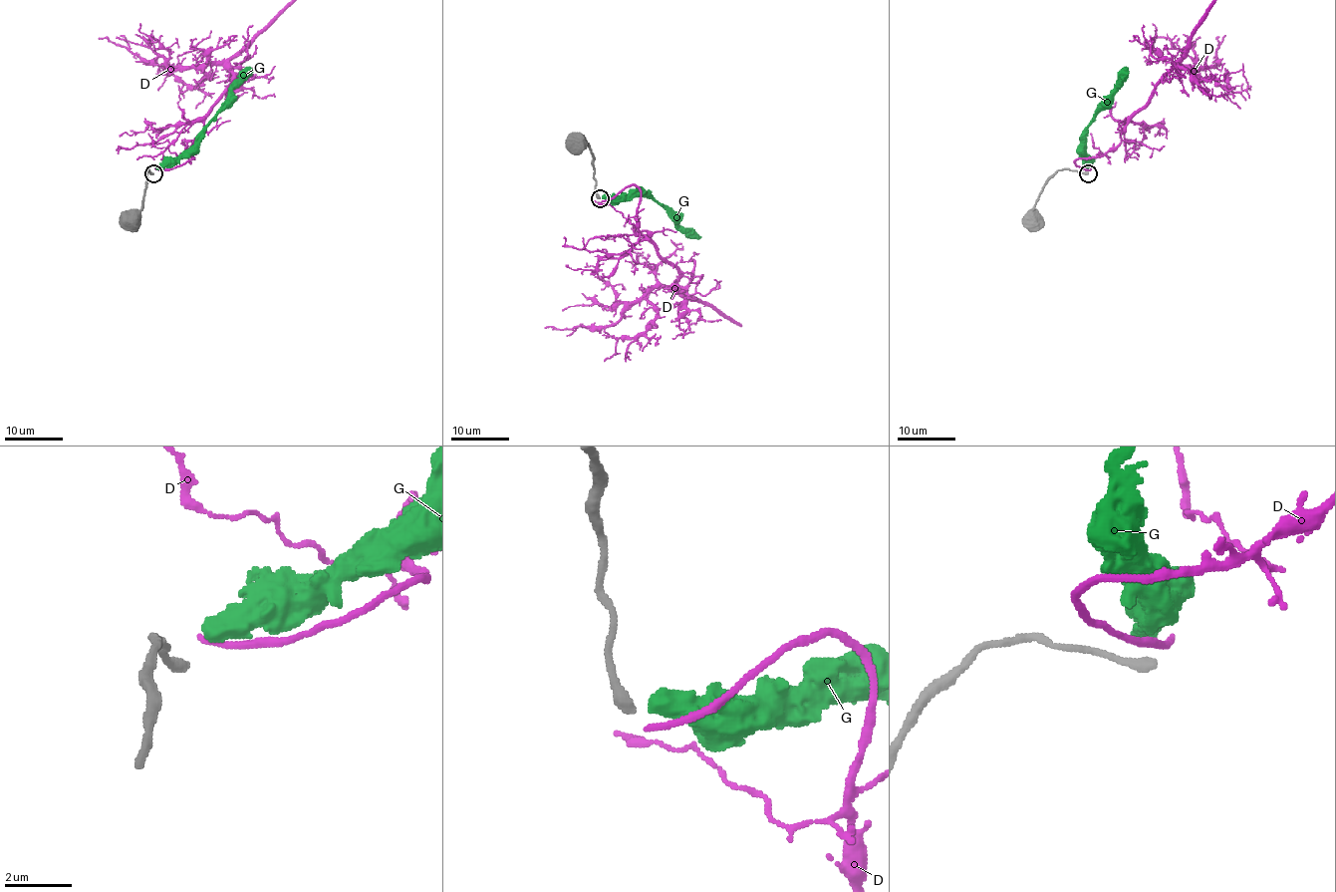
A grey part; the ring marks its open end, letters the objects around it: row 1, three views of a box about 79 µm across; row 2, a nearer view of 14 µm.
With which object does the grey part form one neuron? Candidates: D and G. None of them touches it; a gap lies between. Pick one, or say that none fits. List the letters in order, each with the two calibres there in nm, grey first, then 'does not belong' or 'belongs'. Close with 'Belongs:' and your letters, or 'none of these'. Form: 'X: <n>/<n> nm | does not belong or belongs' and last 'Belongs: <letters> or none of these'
D: 360/200 nm | does not belong
G: 360/550 nm | does not belong
Belongs: none of these

